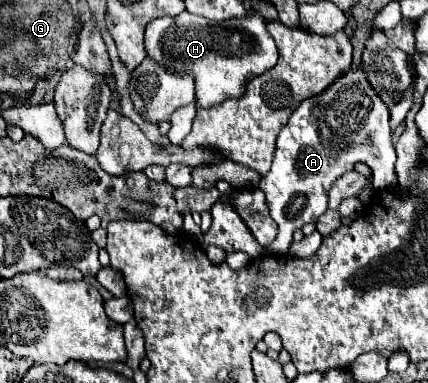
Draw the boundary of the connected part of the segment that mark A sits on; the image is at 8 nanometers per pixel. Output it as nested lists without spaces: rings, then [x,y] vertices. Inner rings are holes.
[[[361,66],[343,74],[343,78],[333,82],[323,94],[307,98],[279,132],[273,166],[259,182],[259,188],[267,198],[269,214],[279,228],[277,238],[267,250],[277,256],[287,254],[295,228],[303,228],[307,222],[317,222],[327,210],[327,190],[331,188],[331,182],[353,170],[357,162],[365,162],[373,168],[375,190],[395,190],[395,158],[389,108],[383,106],[375,90],[371,90]]]

